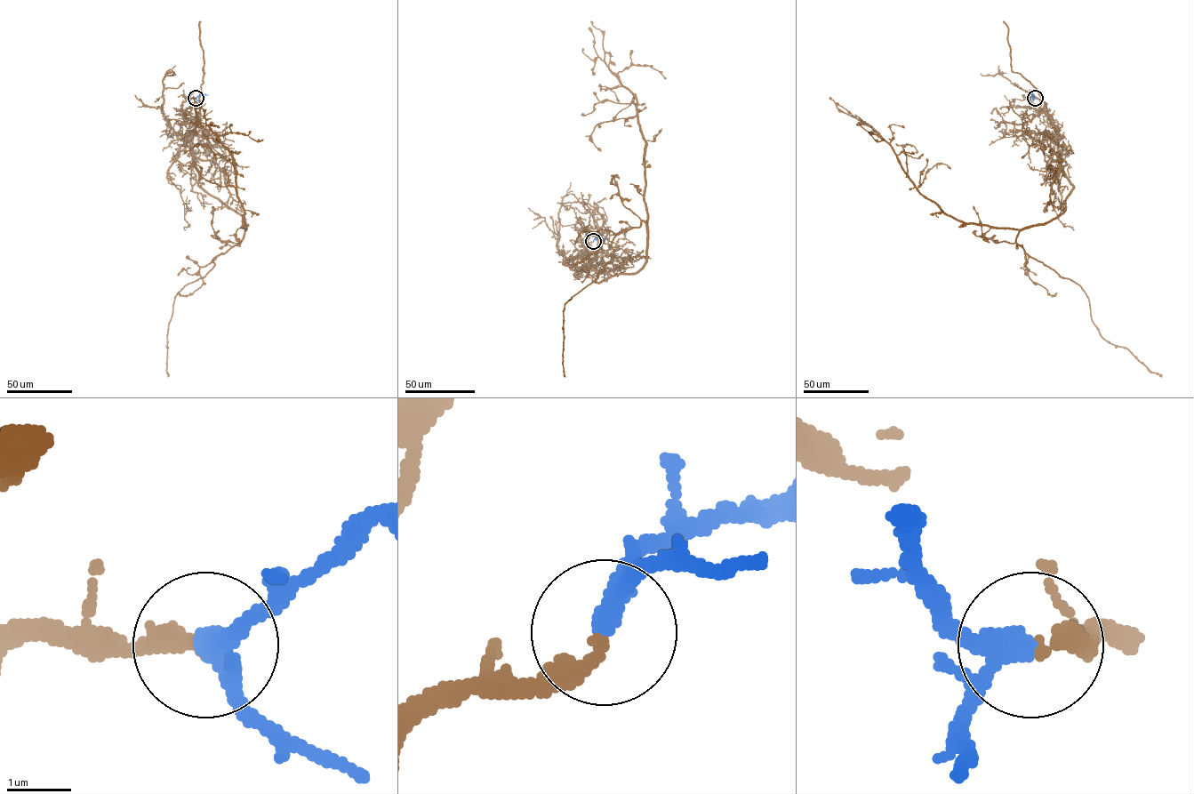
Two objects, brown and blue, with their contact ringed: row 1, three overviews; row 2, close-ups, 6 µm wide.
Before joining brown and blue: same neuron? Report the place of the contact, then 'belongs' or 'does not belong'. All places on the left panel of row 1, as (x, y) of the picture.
at (196, 98); belongs

